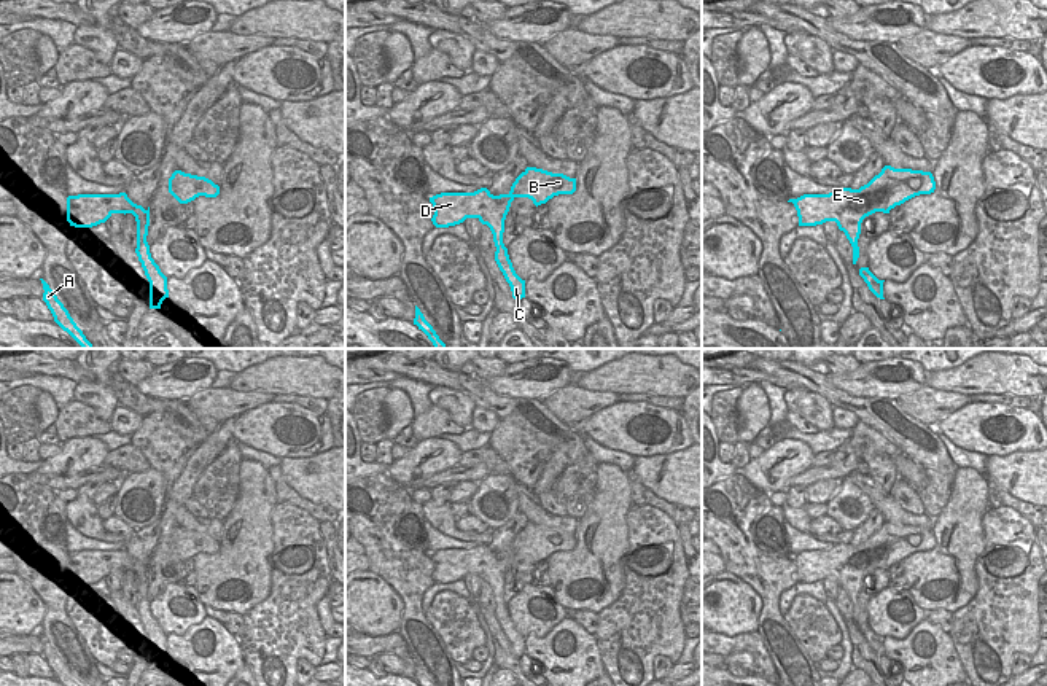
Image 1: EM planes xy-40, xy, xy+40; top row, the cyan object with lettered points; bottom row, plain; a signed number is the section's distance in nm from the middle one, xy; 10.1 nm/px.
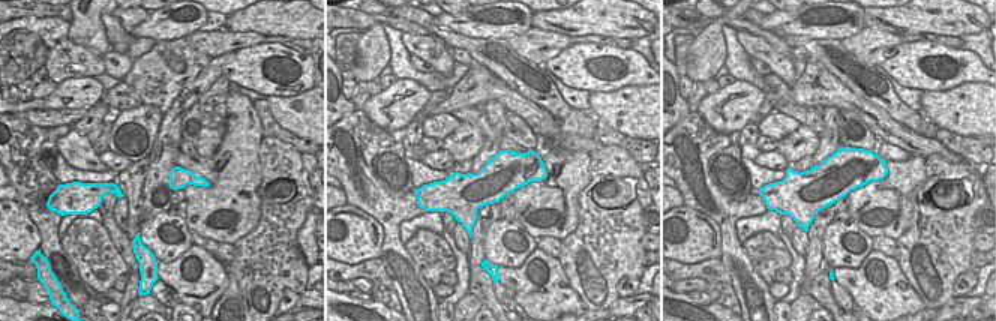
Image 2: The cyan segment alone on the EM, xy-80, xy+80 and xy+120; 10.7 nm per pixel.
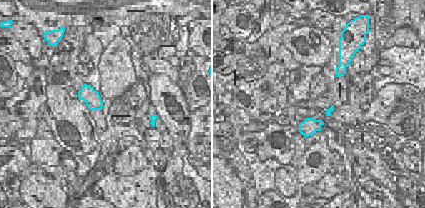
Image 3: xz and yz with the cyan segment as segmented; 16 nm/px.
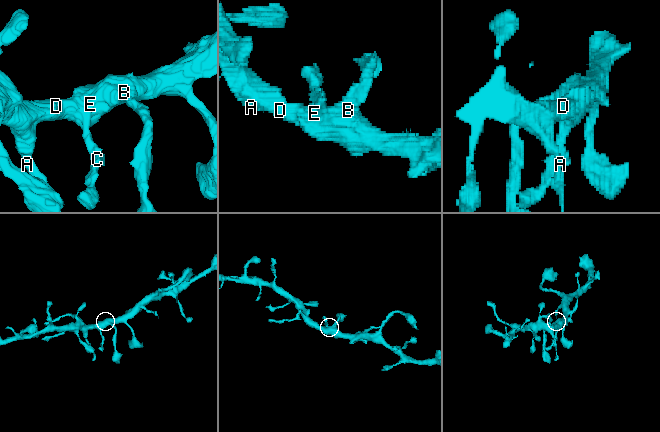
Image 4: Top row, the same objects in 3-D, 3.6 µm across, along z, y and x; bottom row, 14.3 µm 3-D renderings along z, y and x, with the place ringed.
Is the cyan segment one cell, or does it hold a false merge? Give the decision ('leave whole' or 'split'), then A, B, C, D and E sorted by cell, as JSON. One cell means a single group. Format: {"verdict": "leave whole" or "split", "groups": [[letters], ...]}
{"verdict": "leave whole", "groups": [["A", "B", "C", "D", "E"]]}

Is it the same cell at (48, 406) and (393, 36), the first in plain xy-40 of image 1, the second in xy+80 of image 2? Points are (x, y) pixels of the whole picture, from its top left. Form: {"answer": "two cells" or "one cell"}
{"answer": "two cells"}

